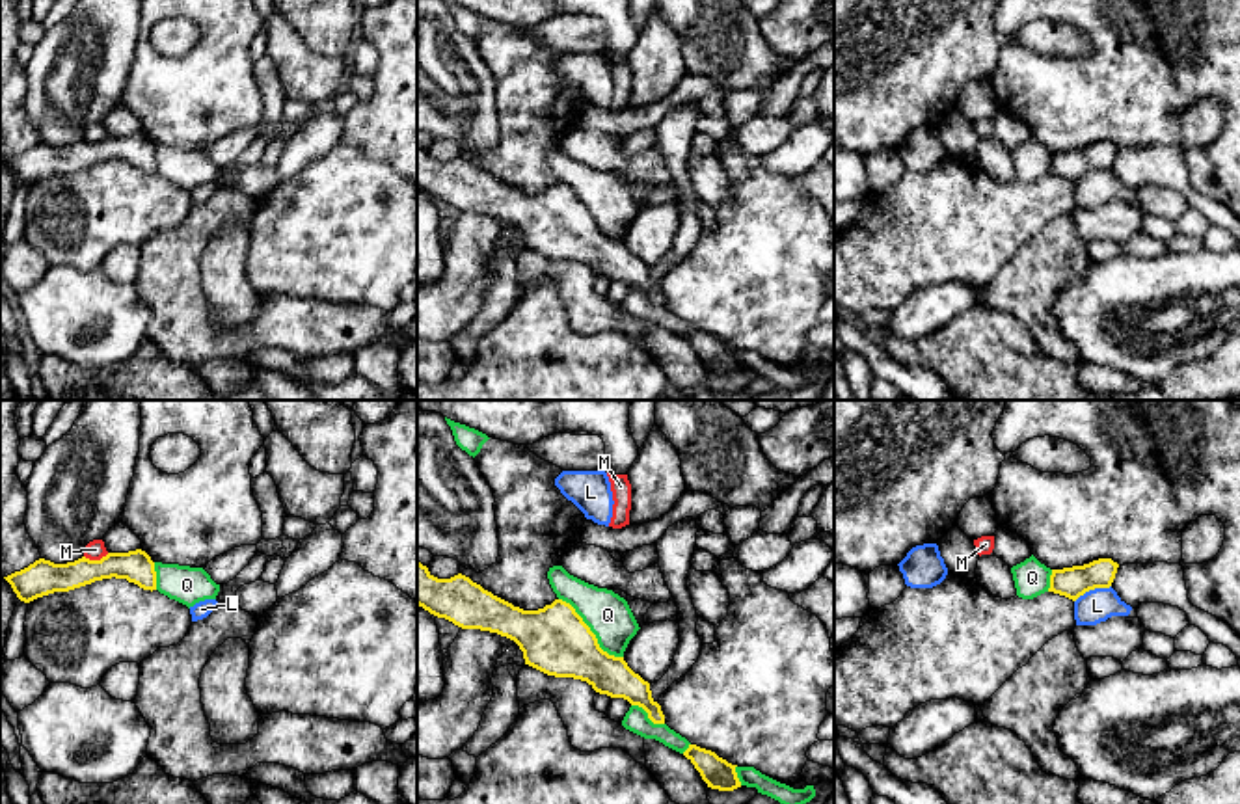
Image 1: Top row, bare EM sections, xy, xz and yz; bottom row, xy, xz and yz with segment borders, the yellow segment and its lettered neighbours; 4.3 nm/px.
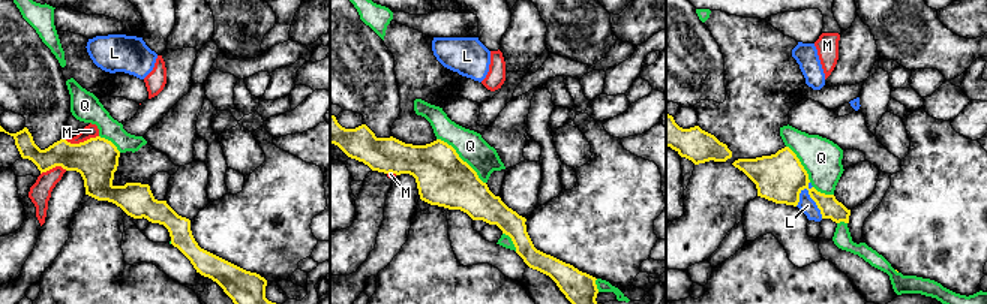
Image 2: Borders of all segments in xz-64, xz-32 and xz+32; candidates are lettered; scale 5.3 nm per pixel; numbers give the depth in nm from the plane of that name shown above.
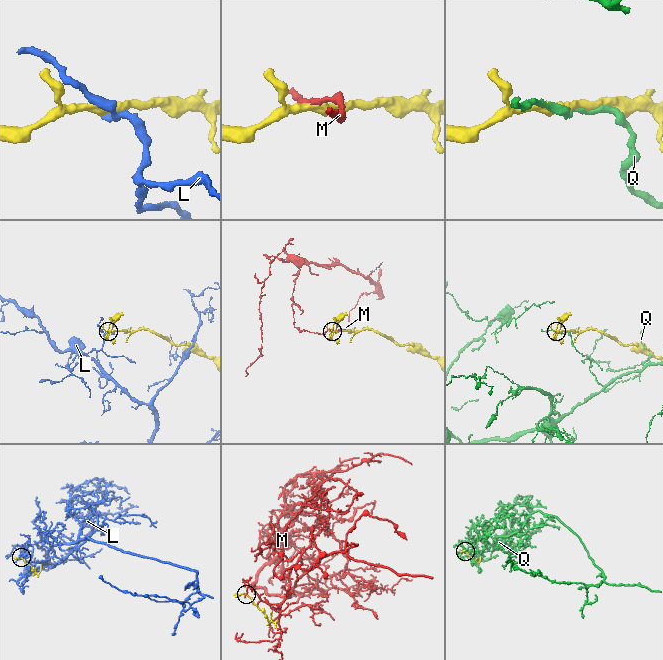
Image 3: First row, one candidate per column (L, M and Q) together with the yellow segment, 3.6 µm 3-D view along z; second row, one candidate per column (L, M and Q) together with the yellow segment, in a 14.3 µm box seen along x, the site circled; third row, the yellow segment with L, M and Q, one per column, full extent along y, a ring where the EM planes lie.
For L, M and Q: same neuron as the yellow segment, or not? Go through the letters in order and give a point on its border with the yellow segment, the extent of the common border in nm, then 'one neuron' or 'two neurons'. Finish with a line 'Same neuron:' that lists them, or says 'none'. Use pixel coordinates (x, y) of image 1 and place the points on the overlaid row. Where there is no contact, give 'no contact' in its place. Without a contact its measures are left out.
L: yz (1091, 589) | 180 nm | two neurons
M: xy (95, 561) | 110 nm | two neurons
Q: xz (591, 631) | 380 nm | two neurons
Same neuron: none

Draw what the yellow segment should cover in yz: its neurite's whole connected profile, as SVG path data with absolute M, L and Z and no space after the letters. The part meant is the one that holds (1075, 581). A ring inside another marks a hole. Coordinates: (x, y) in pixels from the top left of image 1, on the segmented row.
M1098 558L1084 566L1052 570L1048 592L1076 601L1089 590L1110 588L1119 564L1112 558Z

